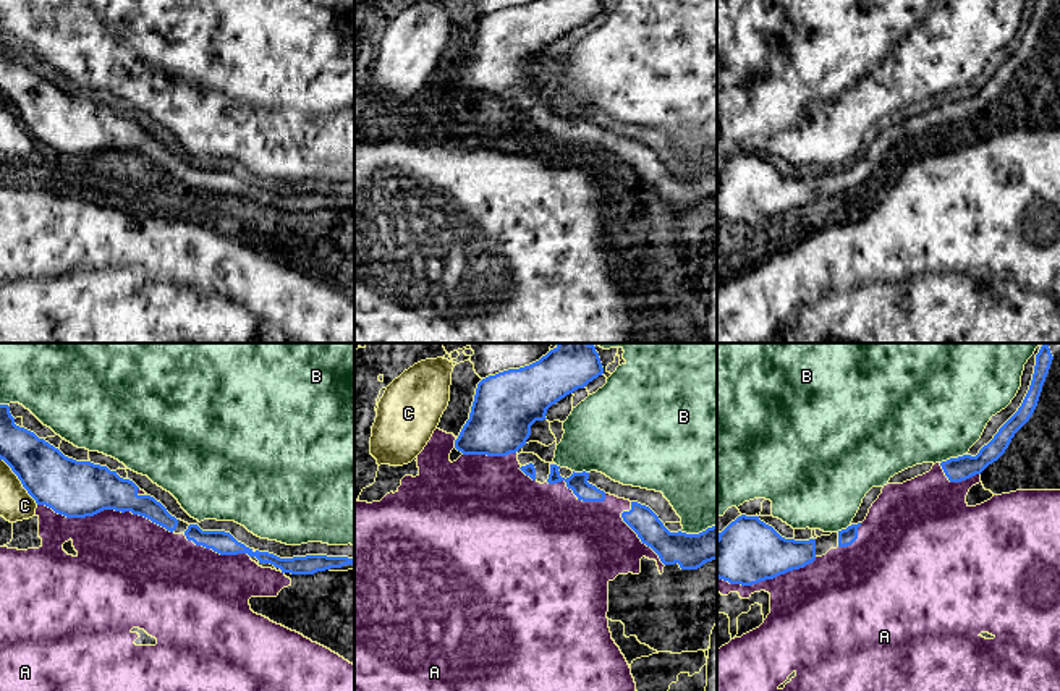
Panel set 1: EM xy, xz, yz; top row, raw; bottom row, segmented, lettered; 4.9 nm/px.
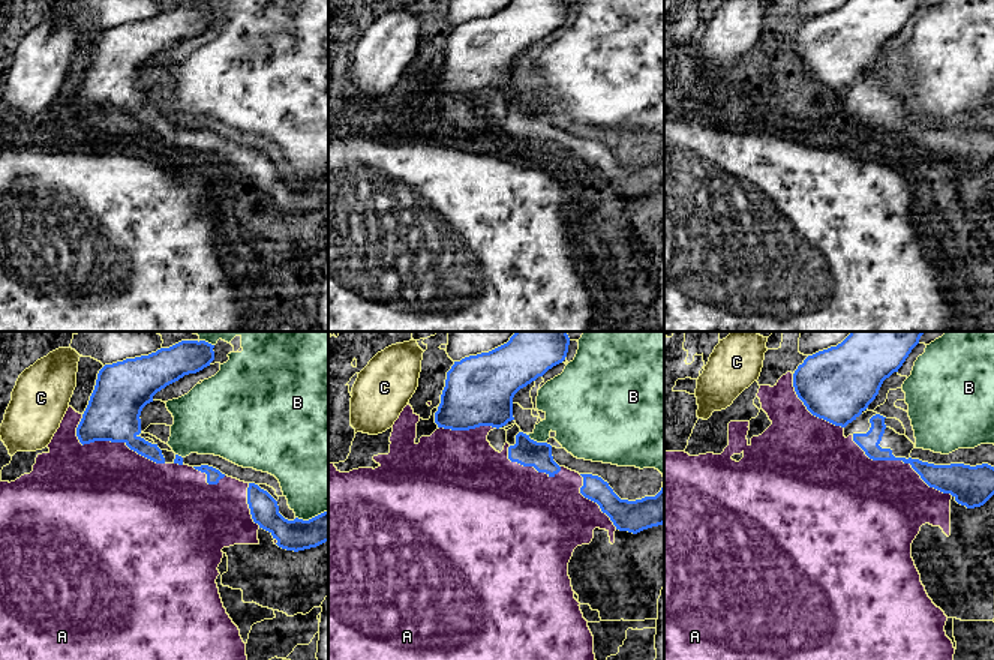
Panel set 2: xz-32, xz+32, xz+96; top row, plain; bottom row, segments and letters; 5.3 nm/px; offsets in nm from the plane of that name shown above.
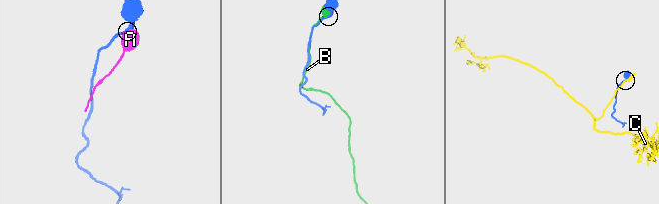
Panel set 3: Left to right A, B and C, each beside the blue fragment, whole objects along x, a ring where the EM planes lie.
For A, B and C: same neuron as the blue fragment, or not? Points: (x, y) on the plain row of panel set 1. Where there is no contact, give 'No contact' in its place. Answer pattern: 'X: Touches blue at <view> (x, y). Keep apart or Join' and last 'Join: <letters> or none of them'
A: Touches blue at xy (106, 146). Keep apart
B: Touches blue at yz (954, 96). Keep apart
C: Touches blue at xy (20, 117). Keep apart
Join: none of them

